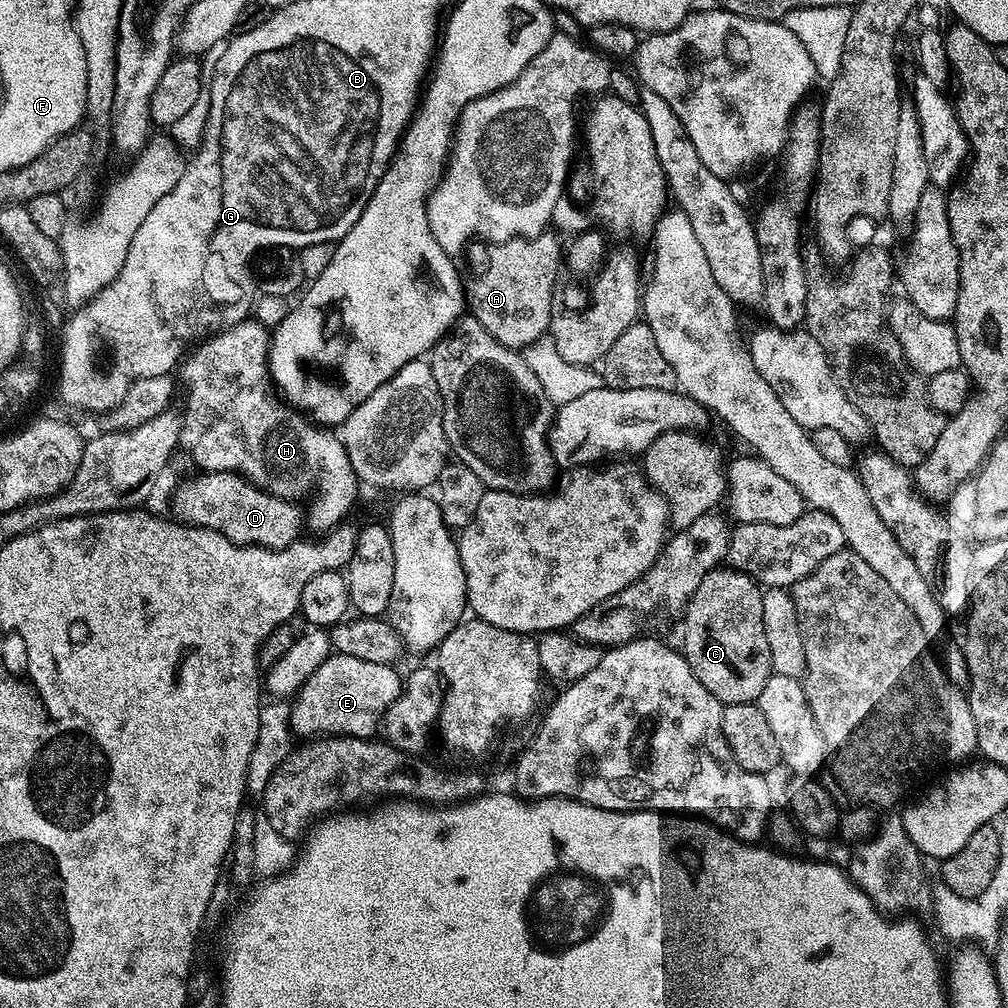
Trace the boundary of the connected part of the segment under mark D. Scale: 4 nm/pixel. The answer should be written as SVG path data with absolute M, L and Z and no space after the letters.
M204 472L196 475L200 476L192 476L189 480L182 481L172 496L171 515L179 523L191 524L193 528L209 528L222 534L230 542L246 544L254 548L285 548L295 544L301 535L300 514L293 501L271 496L234 472Z

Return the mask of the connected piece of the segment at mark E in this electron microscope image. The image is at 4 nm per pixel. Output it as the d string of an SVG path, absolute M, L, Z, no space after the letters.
M328 655L291 701L291 731L300 738L371 737L371 732L381 727L388 707L403 691L403 677L392 667L391 663Z

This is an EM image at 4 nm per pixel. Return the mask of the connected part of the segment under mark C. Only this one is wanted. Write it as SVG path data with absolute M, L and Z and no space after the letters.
M717 566L698 582L698 590L684 607L684 645L682 651L694 678L714 694L721 704L754 704L762 694L762 686L774 675L770 666L770 646L766 642L766 630L762 630L762 588L757 581L737 572L731 566Z

